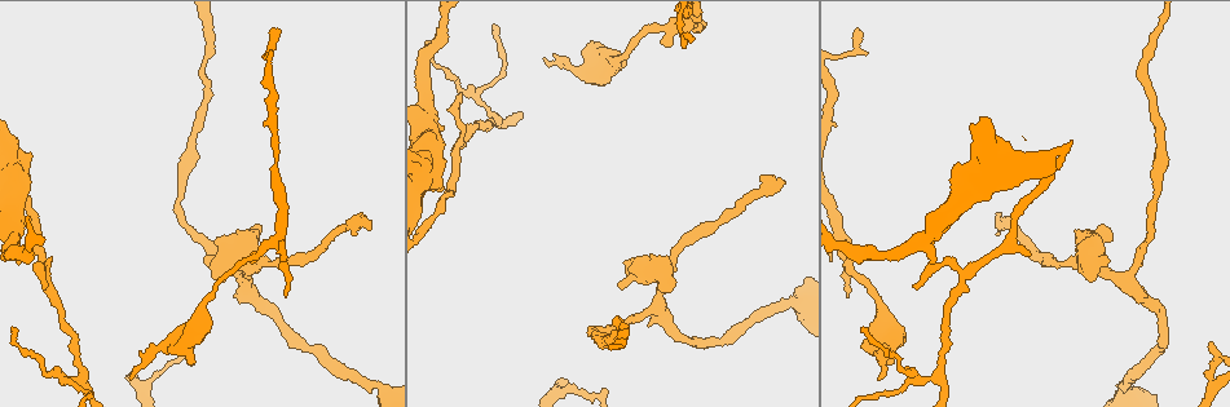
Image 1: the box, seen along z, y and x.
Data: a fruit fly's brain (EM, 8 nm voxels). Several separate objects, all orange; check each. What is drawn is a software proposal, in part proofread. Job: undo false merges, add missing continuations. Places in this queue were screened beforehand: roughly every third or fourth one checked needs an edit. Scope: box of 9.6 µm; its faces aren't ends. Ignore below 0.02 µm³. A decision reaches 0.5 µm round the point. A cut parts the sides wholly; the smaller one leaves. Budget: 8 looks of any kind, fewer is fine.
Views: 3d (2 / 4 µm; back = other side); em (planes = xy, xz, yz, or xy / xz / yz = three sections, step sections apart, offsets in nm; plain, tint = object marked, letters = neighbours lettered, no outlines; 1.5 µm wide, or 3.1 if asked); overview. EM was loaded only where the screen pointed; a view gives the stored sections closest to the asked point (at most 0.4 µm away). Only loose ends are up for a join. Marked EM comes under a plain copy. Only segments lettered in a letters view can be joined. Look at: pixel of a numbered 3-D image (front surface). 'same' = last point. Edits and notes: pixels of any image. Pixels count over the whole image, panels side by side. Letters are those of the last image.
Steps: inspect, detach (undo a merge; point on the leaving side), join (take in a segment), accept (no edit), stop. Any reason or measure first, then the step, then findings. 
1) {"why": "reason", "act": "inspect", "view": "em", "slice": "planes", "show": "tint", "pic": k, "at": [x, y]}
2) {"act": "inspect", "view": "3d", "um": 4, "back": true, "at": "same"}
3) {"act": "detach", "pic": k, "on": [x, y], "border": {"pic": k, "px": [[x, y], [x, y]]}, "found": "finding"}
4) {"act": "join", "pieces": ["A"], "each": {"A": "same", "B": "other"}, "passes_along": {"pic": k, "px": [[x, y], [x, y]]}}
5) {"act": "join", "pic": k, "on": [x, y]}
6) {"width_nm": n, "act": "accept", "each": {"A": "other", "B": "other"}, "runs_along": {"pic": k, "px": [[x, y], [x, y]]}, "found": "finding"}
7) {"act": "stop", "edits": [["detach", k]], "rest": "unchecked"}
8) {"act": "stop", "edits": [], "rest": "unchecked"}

{"why": "branch stops here", "act": "inspect", "view": "3d", "um": 4, "pic": 1, "at": [1030, 255]}

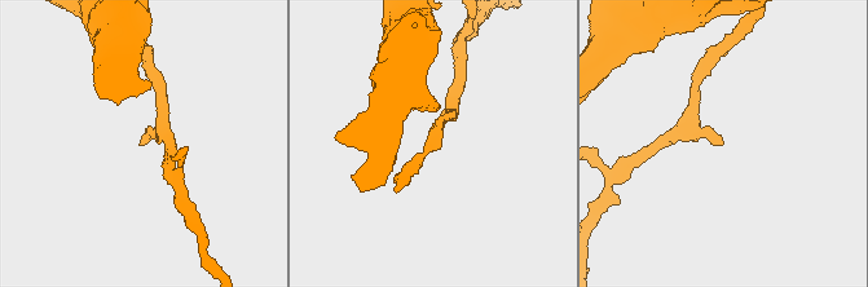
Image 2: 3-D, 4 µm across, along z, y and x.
{"act": "inspect", "view": "em", "slice": "xz", "step": 4, "show": "tint", "pic": 2, "at": [720, 141]}

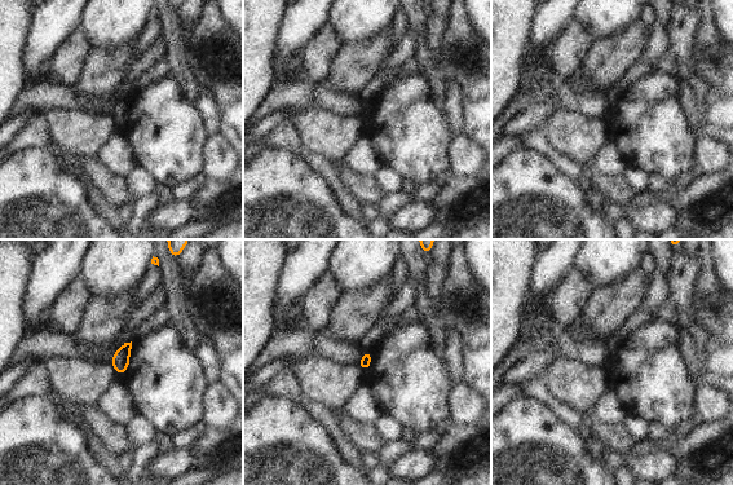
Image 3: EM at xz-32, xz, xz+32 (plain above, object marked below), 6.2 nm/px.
{"why": "another direction", "act": "inspect", "view": "em", "slice": "planes", "show": "letters", "at": "same"}

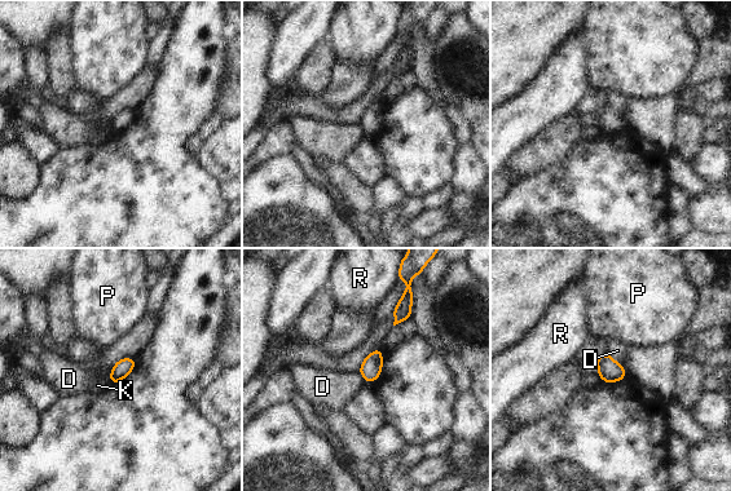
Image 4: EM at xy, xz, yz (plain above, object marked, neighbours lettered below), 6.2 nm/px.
{"width_nm": 110, "longest_contact_nm": ["D", 220], "act": "accept", "each": {"D": "other", "K": "other", "P": "other", "R": "other"}, "found": "no lettered segment goes on from it"}

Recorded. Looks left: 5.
{"why": "tapers out", "act": "inspect", "view": "3d", "um": 4, "pic": 1, "at": [272, 30]}

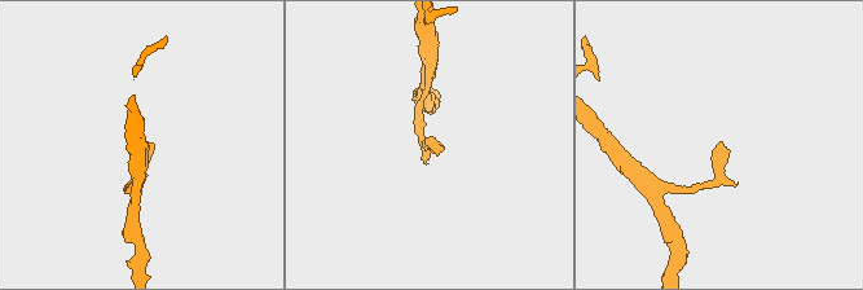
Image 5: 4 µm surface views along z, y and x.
{"act": "inspect", "view": "em", "slice": "planes", "show": "letters", "pic": 5, "at": [721, 143]}

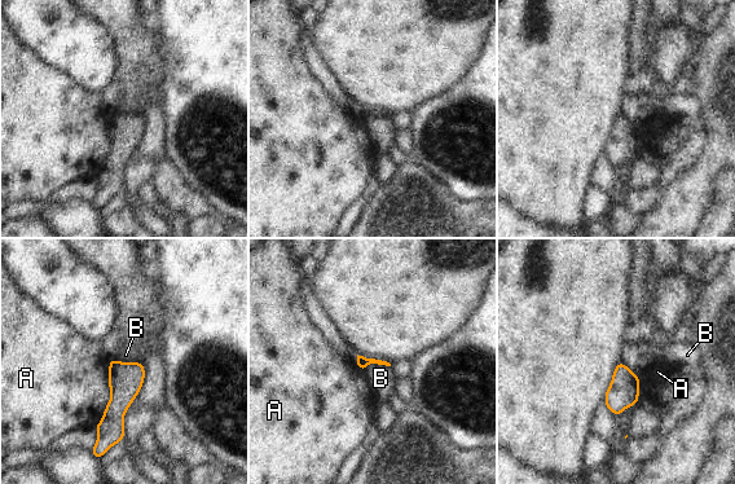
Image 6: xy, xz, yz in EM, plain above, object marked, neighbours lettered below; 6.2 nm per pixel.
{"act": "accept", "each": {"A": "other", "B": "other"}, "border": {"pic": 6, "px": [[388, 365], [369, 364], [362, 369]]}, "found": "none of them fits"}

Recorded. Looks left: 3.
{"why": "an open end", "act": "inspect", "view": "em", "slice": "yz", "step": 8, "show": "tint", "pic": 1, "at": [781, 181]}

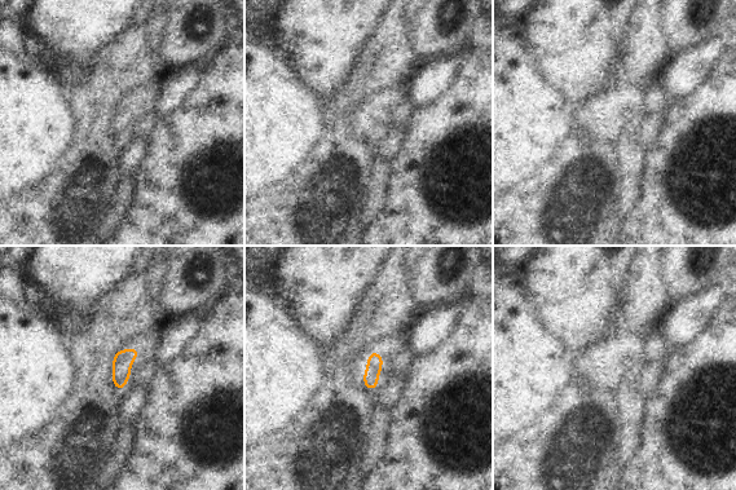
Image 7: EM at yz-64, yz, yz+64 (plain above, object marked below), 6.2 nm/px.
{"act": "inspect", "view": "em", "slice": "yz", "step": 8, "show": "letters", "at": "same"}

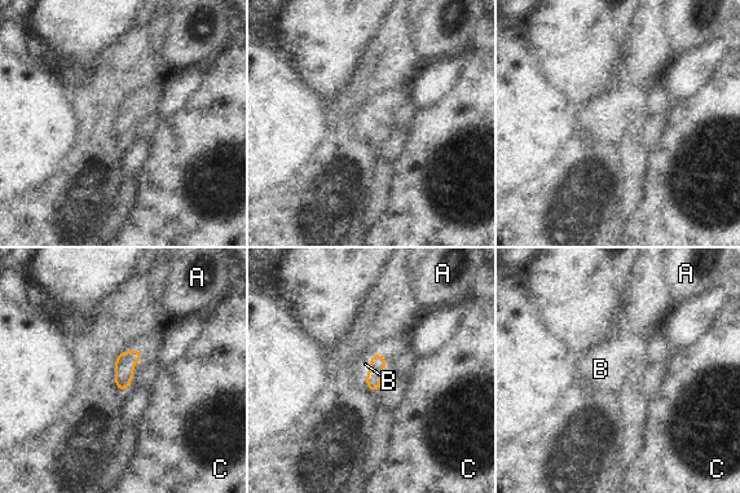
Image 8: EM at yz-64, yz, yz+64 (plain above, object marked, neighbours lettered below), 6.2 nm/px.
{"act": "join", "pieces": ["B"], "each": {"A": "other", "B": "same", "C": "other"}, "passes_along": {"pic": 8, "px": [[375, 372], [369, 369], [365, 364]]}, "found": "it goes on there"}

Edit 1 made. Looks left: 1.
{"act": "stop", "edits": [["join", 8]], "rest": "unchecked"}

